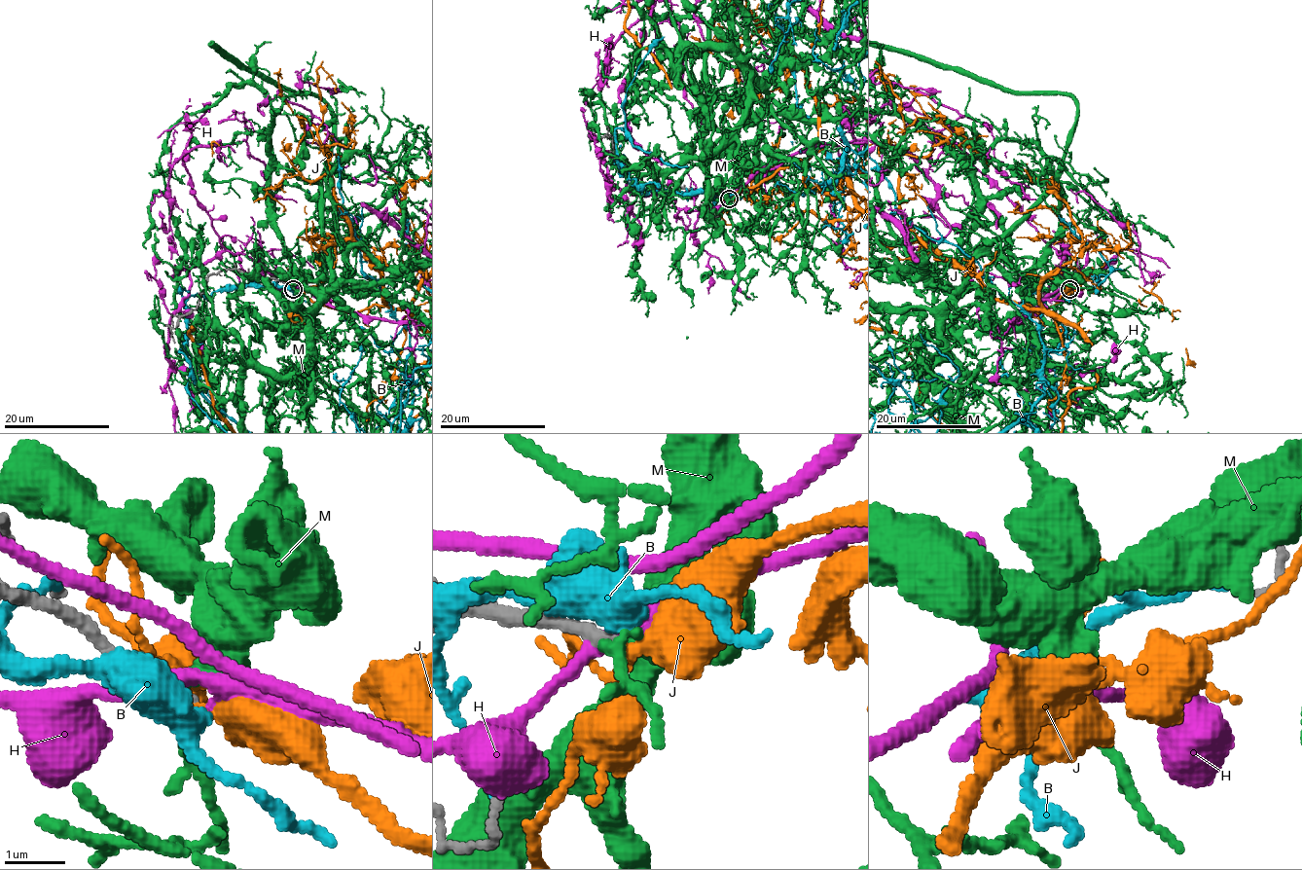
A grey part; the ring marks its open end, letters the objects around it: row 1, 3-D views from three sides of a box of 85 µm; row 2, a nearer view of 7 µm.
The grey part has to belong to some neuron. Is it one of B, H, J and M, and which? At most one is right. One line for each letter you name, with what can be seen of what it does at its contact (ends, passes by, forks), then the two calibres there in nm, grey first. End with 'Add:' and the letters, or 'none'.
J: it passes by; 200 nm thick on the grey side, 240 nm on the other
Add: J

